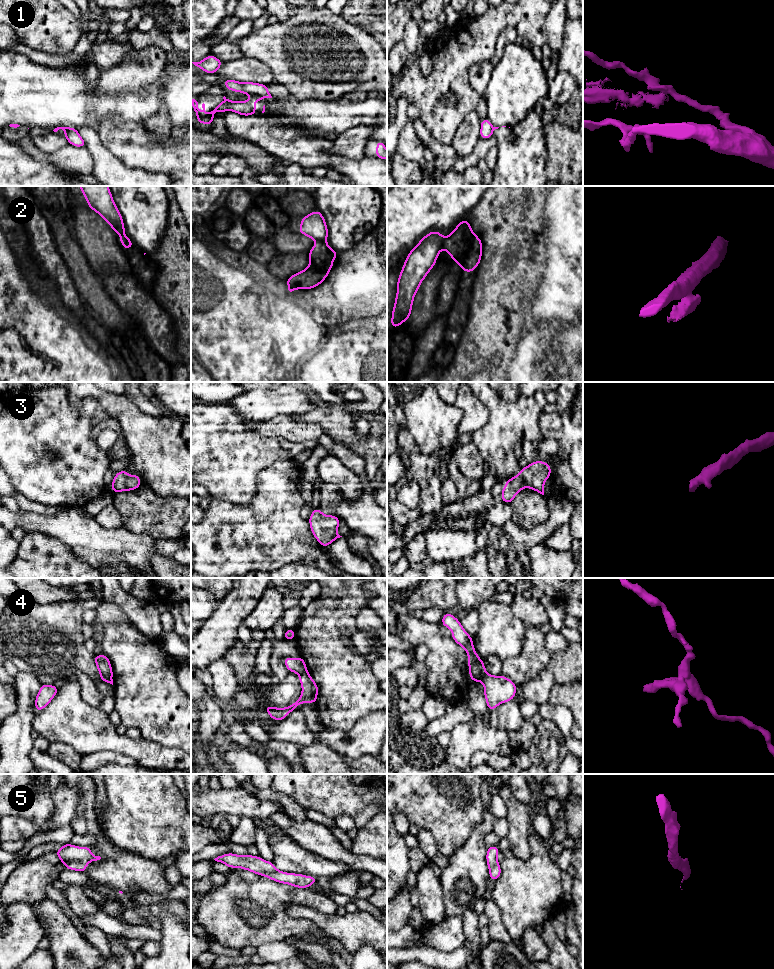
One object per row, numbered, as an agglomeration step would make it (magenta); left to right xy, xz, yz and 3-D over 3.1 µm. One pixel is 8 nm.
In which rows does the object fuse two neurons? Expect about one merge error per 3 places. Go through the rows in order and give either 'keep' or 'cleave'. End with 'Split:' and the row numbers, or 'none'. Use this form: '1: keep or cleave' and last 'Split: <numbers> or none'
1: cleave
2: cleave
3: keep
4: cleave
5: keep
Split: 1, 2, 4

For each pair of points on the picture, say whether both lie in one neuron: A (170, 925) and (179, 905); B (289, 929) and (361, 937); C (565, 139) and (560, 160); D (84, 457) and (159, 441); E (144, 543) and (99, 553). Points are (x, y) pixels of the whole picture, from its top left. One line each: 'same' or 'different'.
A: different
B: different
C: same
D: different
E: same

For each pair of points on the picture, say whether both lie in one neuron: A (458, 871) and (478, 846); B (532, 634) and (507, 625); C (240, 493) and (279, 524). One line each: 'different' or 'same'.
A: same
B: different
C: different

